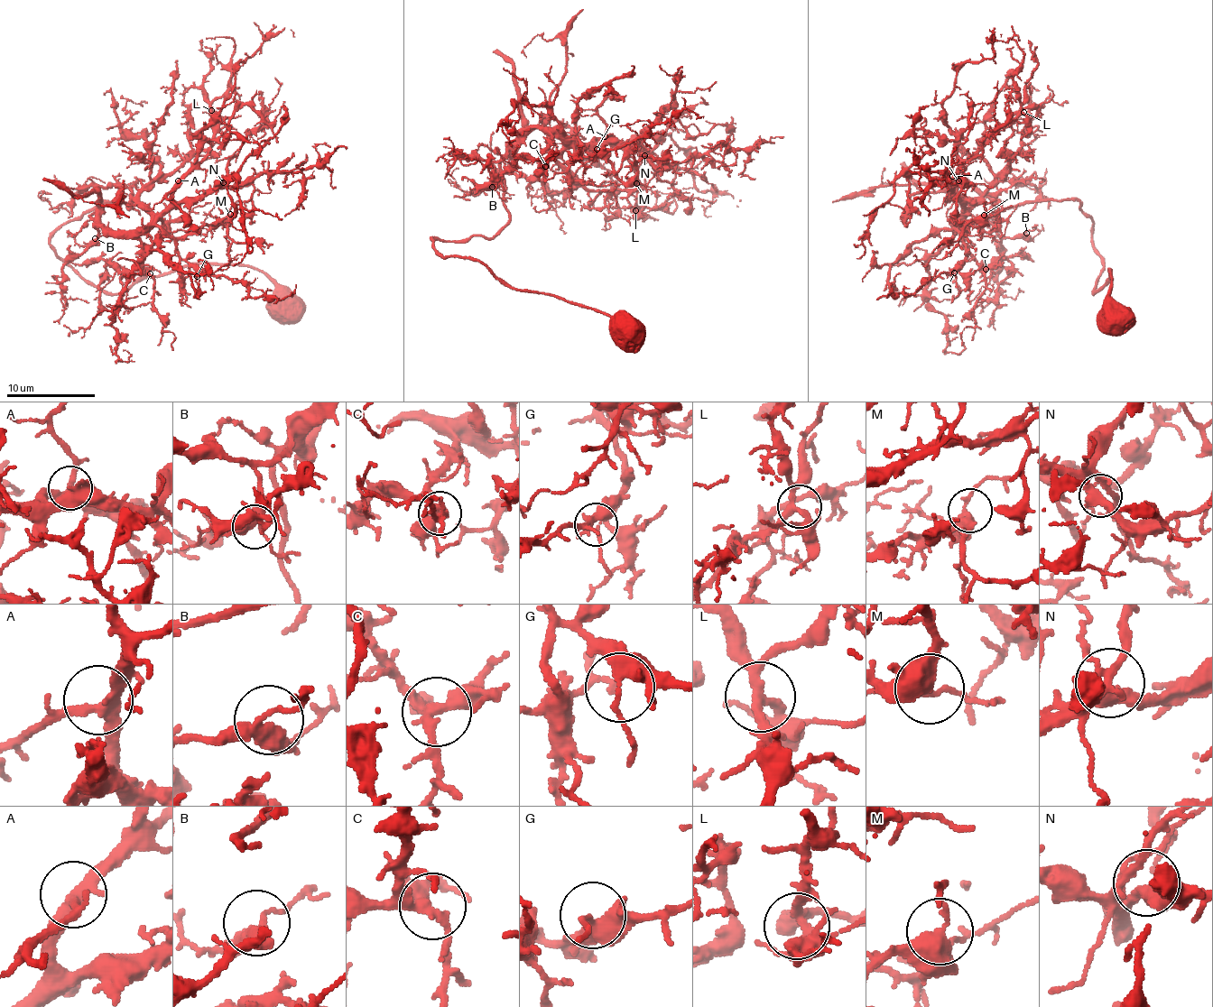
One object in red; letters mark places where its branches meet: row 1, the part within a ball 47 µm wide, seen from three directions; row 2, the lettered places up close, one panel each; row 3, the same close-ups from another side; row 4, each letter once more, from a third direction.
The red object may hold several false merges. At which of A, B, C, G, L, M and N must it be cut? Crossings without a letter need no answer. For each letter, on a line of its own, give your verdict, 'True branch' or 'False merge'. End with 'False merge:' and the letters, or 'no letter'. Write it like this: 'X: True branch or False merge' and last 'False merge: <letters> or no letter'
A: True branch
B: True branch
C: True branch
G: True branch
L: True branch
M: True branch
N: True branch
False merge: no letter

